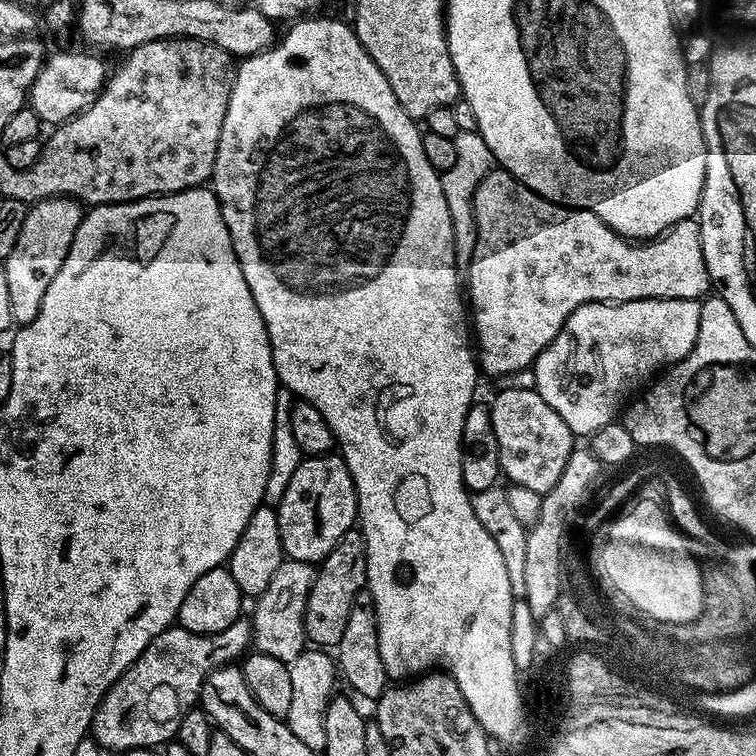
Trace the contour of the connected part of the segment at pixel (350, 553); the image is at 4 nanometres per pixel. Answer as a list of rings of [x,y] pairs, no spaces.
[[[359,531],[347,532],[330,550],[327,558],[320,561],[312,577],[312,585],[306,598],[306,614],[304,615],[304,635],[313,645],[324,650],[335,649],[336,643],[342,638],[346,630],[346,618],[350,618],[350,610],[356,601],[356,595],[365,591],[366,578],[366,550],[364,537]]]

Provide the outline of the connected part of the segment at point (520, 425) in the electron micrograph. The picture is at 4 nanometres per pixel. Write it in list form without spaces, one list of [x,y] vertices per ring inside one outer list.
[[[535,387],[504,388],[490,404],[494,422],[494,438],[498,438],[500,470],[513,484],[526,486],[541,494],[548,492],[558,482],[562,470],[566,470],[566,458],[570,458],[574,437],[570,426],[558,418],[558,414],[536,392]]]

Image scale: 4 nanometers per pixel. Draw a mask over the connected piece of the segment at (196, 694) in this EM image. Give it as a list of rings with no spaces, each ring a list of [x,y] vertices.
[[[247,619],[235,620],[226,630],[209,636],[194,634],[179,626],[166,629],[142,650],[142,654],[128,667],[105,692],[102,702],[92,719],[90,736],[101,749],[127,754],[135,748],[159,749],[176,740],[176,731],[182,718],[199,701],[206,678],[214,669],[239,661],[249,651],[252,642],[252,625]]]

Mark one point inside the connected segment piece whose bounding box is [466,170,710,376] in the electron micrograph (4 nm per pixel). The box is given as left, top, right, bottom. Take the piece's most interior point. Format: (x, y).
(535, 261)

